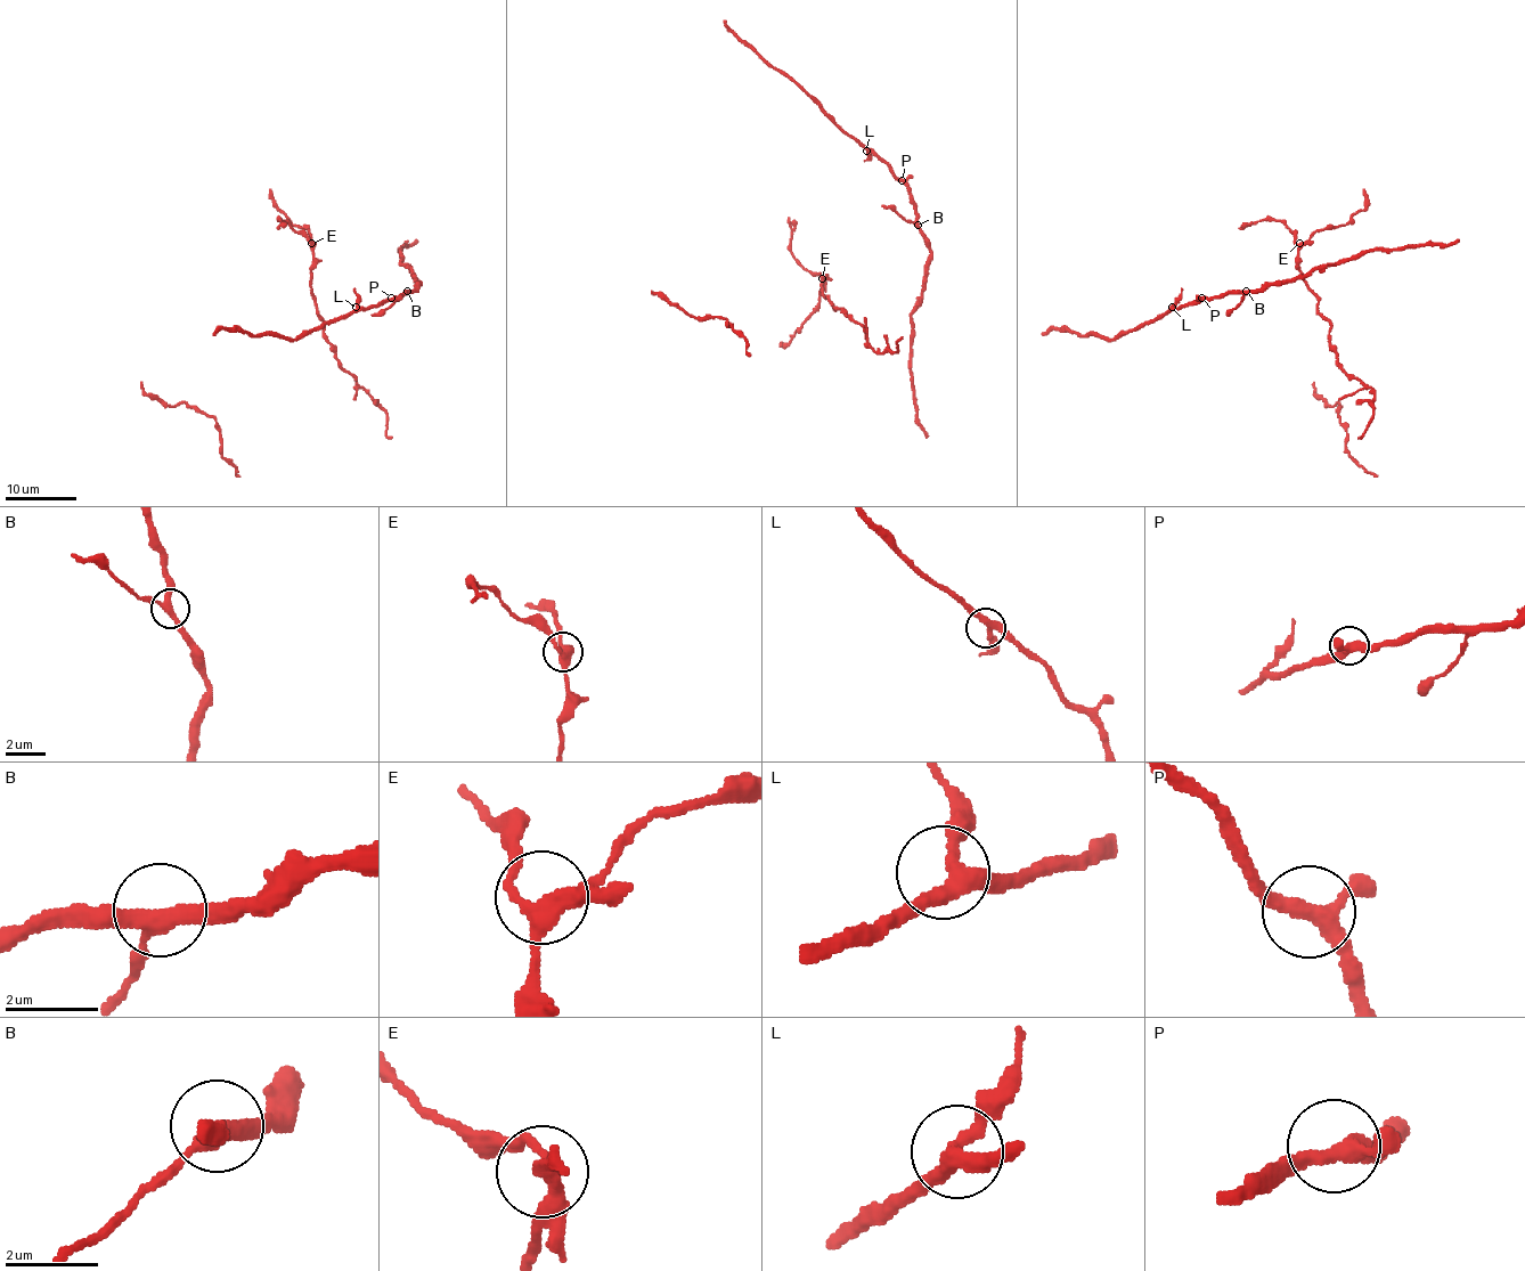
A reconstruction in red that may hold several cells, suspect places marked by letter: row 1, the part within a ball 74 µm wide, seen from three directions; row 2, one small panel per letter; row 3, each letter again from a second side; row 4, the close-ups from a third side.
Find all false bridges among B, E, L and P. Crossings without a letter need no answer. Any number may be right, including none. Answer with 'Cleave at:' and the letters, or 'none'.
Cleave at: none

